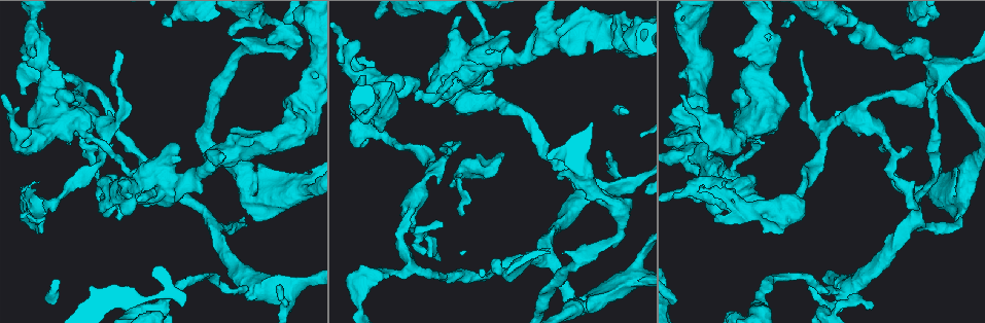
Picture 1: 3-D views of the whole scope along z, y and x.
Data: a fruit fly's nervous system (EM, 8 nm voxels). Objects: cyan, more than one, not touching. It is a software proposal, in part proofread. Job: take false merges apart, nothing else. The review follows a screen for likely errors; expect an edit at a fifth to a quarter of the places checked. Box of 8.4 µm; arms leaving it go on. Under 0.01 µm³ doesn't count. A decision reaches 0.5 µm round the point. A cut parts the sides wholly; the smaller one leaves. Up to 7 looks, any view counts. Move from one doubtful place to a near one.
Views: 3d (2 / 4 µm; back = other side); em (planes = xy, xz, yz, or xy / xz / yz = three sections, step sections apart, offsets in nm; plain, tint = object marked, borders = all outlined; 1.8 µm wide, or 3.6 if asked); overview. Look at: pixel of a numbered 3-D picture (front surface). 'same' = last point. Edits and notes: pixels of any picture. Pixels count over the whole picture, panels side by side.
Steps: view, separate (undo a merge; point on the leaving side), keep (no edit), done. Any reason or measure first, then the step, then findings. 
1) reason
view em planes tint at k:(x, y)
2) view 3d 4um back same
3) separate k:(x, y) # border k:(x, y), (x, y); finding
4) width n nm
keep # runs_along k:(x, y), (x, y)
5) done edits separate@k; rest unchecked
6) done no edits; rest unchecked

sharp bend
view em xy step 8 borders at 1:(701, 105)

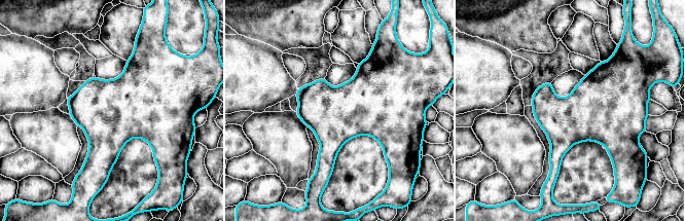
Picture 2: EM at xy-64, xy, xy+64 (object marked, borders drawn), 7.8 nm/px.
keep # one neuron here

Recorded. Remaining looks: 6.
calibre changes
view 3d 2um back at 1:(746, 207)

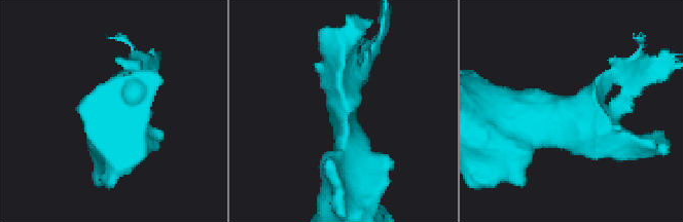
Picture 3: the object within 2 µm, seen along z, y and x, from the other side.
view em xz step 16 borders at 3:(347, 110)

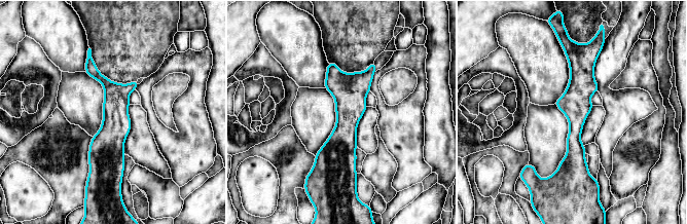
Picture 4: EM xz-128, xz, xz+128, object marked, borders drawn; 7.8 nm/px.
view em planes borders same

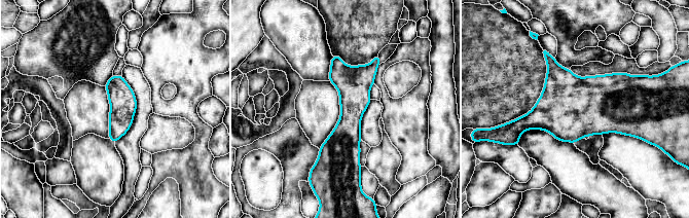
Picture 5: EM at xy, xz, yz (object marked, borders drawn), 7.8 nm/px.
width 200 nm
keep # runs_along 5:(377, 59), (354, 85), (340, 170); one neuron here

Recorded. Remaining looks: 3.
thick turns thin
view em 3.6um planes borders at 1:(475, 52)

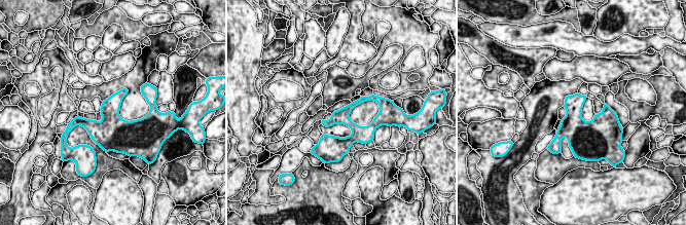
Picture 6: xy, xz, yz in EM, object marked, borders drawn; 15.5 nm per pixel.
keep # runs_along 6:(364, 99), (347, 111), (354, 135), (340, 144); continuous, no second neuron

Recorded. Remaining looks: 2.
done no edits; rest unchecked

